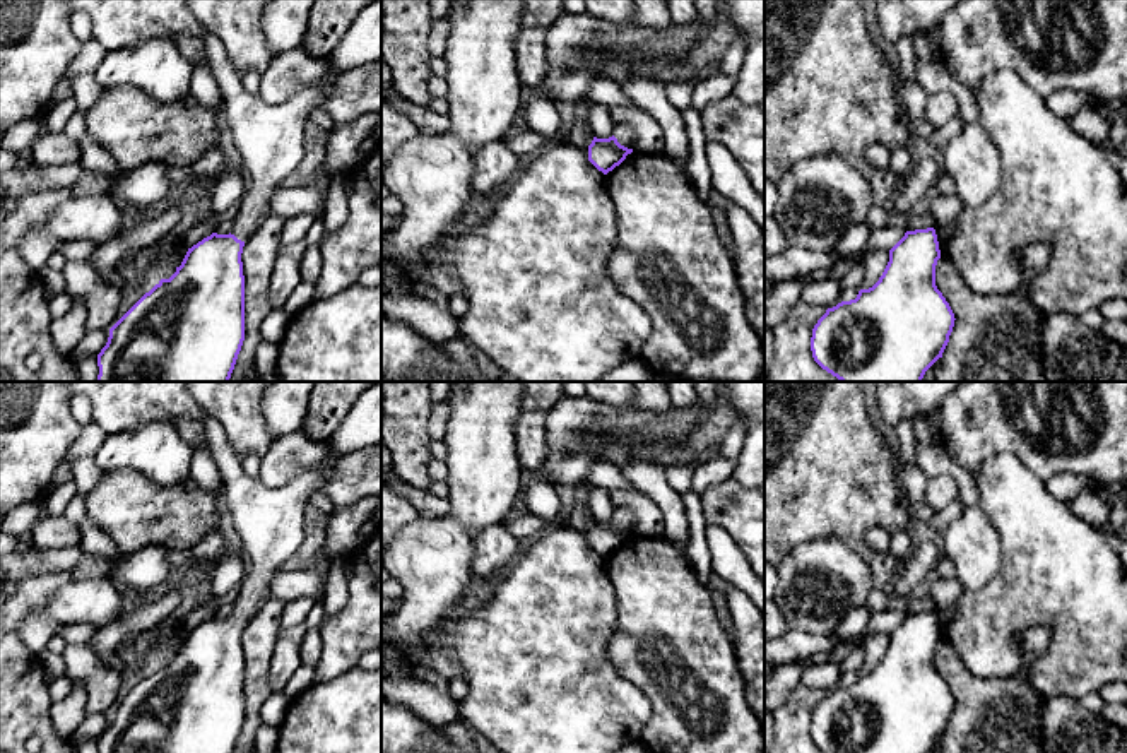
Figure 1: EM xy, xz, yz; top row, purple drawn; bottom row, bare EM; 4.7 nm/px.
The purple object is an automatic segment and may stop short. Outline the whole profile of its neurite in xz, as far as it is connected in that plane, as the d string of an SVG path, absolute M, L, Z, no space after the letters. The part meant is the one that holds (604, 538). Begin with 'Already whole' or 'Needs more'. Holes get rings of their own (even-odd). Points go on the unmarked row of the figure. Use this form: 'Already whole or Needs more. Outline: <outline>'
Needs more. Outline: M614 507L609 522L593 520L588 529L588 544L604 558L619 549L633 536L634 513L624 507Z

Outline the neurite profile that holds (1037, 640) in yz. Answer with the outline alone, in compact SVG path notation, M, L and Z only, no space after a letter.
M1036 625L1019 638L1019 650L1024 655L1045 655L1052 645L1053 633L1045 625Z

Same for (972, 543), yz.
M978 505L965 507L937 537L965 590L980 590L1000 568L1000 537Z

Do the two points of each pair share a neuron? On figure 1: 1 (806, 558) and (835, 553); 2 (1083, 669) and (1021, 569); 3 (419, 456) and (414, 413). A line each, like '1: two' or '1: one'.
1: one
2: one
3: one

